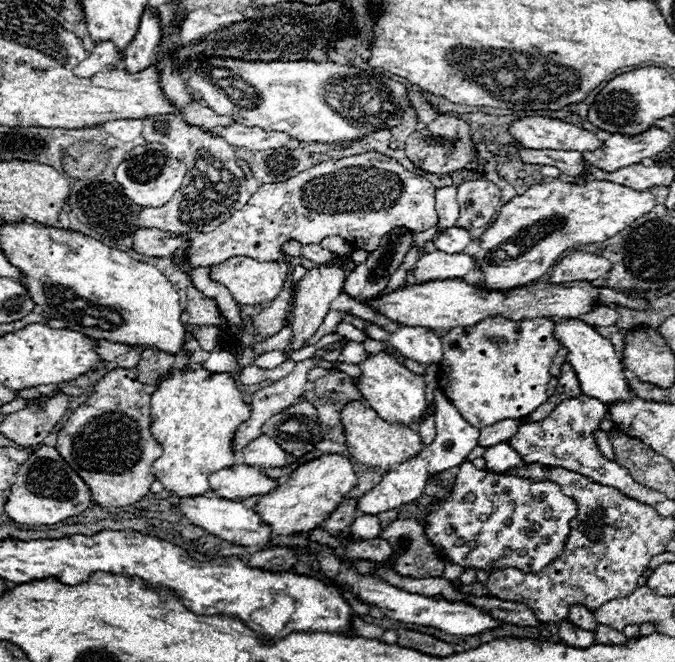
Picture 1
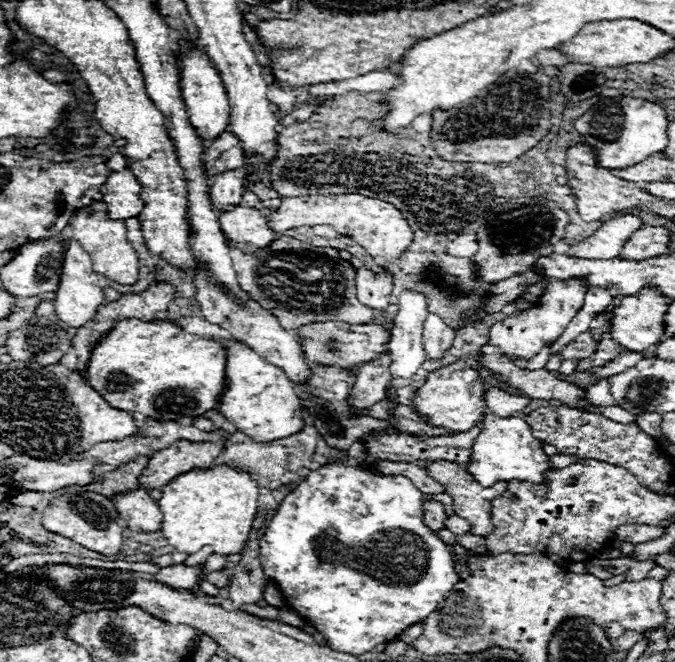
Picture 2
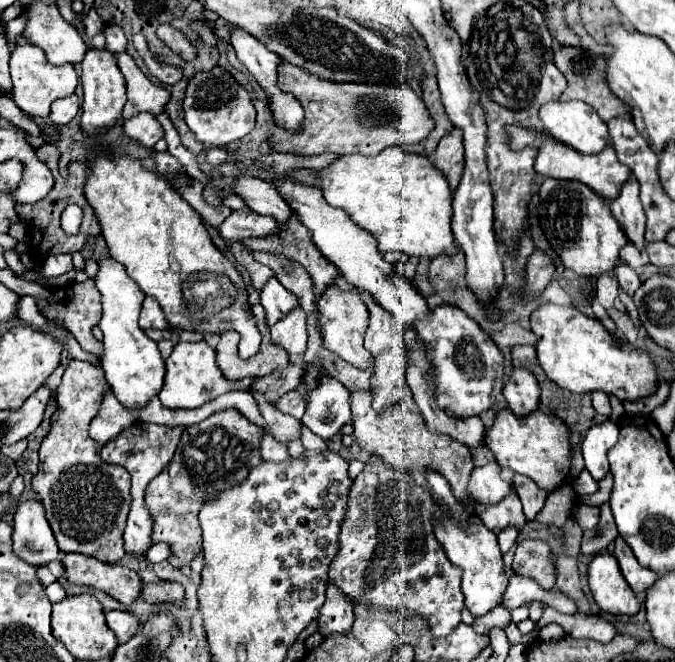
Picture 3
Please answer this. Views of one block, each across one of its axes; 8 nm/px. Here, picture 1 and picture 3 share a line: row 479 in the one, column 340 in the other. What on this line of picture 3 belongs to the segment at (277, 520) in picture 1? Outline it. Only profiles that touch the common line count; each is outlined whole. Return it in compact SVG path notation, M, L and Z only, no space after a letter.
M338 286L326 288L322 296L318 298L318 312L320 312L320 328L324 334L324 346L338 354L342 360L350 362L356 368L362 370L372 370L374 368L374 358L364 346L364 334L368 328L368 308L364 304L364 298L358 288L352 290L340 290Z

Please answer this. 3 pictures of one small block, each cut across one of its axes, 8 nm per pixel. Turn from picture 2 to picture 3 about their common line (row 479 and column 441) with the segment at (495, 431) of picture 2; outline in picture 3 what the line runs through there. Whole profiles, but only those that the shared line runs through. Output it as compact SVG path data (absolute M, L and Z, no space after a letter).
M424 468L424 476L430 486L432 500L438 508L438 514L434 514L436 540L444 546L448 560L454 566L462 568L462 572L464 572L462 574L462 592L466 596L466 608L474 616L482 616L502 602L502 594L508 586L508 578L504 576L504 570L502 570L504 562L502 562L502 552L496 542L496 534L492 530L488 530L476 514L468 516L466 520L456 520L456 514L464 514L466 508L464 508L464 504L460 504L454 498L448 480L432 468Z

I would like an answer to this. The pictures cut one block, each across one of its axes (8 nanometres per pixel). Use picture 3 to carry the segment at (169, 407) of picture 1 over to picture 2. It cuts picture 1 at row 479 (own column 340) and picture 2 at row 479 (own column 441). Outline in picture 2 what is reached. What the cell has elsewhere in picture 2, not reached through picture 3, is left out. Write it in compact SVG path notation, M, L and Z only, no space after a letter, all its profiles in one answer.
M226 464L210 466L210 468L194 468L190 472L184 472L176 476L176 480L170 480L162 488L162 498L158 500L158 508L162 512L162 532L168 538L170 546L174 546L178 552L194 554L202 546L212 546L214 552L218 554L238 554L244 550L248 532L252 528L252 520L256 518L258 510L258 482L248 476L248 472L238 470L238 468L228 468Z

